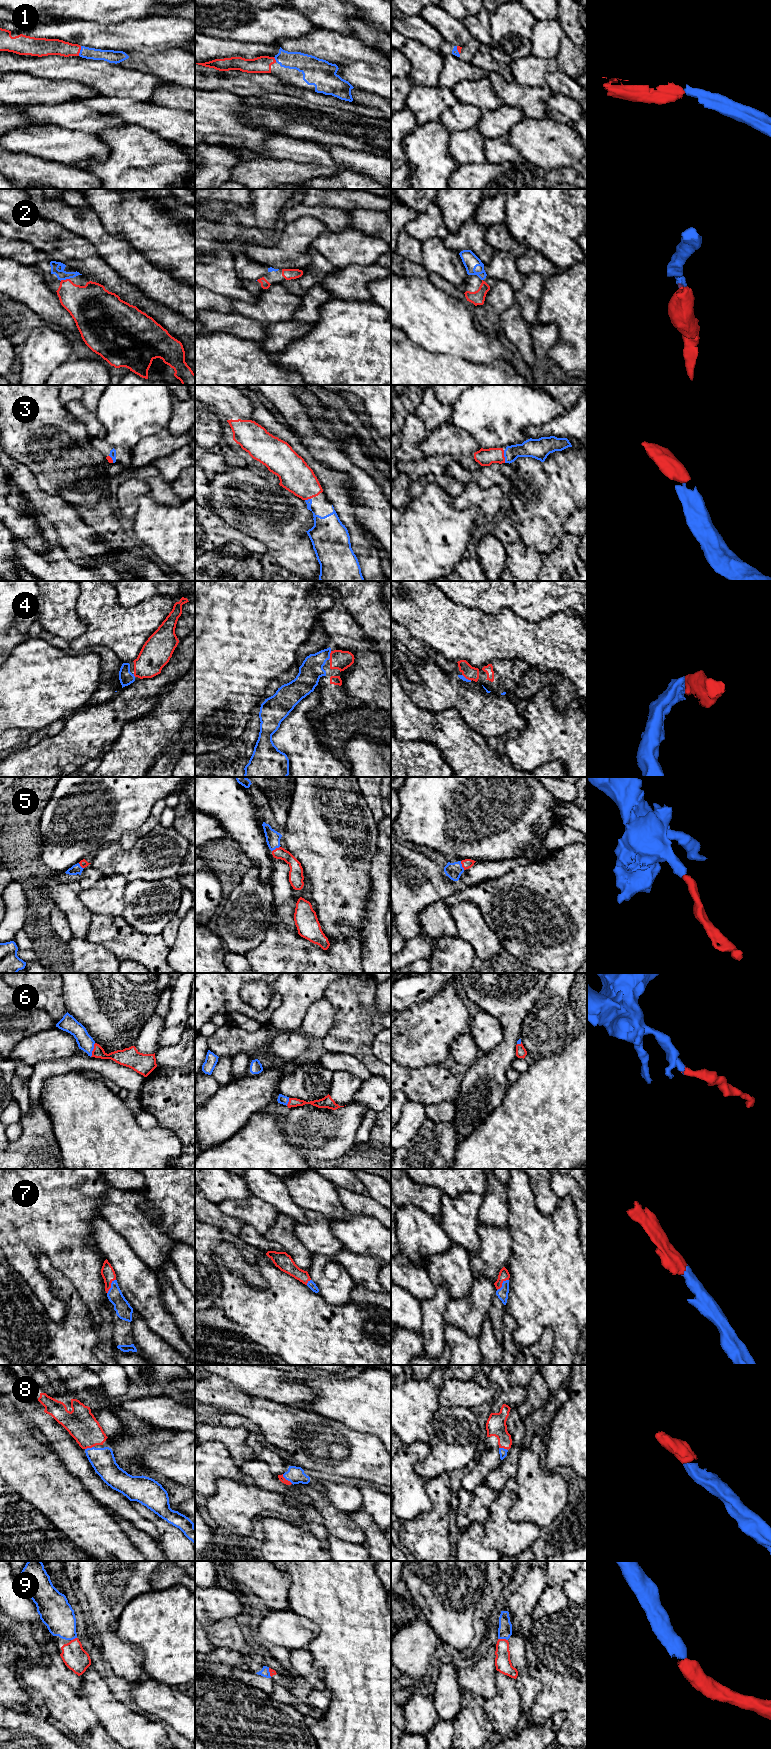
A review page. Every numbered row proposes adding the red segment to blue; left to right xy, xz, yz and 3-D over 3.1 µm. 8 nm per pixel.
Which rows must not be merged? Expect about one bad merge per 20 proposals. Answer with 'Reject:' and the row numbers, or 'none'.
Reject: none

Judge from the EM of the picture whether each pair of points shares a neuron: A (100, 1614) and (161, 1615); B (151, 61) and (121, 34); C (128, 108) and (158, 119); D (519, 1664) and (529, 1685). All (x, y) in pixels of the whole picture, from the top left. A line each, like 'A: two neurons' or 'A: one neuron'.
A: two neurons
B: two neurons
C: one neuron
D: one neuron

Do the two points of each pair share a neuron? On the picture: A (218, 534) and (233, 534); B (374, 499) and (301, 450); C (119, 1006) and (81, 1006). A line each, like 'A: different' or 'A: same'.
A: same
B: different
C: same

